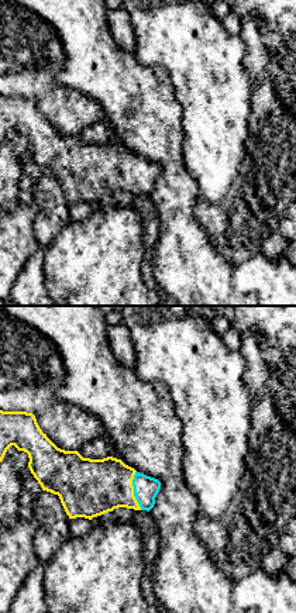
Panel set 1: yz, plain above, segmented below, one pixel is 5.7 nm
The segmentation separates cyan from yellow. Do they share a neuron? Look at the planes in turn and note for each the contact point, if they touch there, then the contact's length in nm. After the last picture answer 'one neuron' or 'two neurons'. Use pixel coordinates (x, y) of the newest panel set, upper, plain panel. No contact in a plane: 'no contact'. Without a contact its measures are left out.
contact (134, 175); length 220 nm

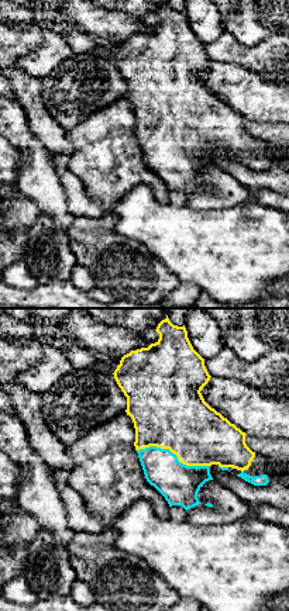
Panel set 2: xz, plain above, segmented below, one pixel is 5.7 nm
contact (174, 138); length 420 nm

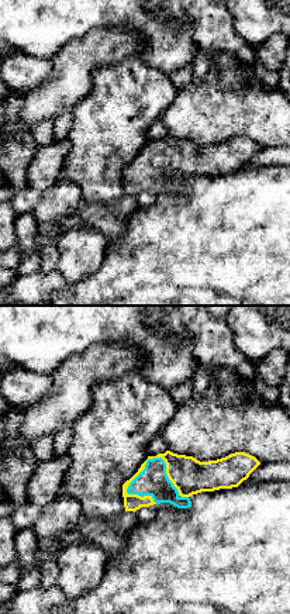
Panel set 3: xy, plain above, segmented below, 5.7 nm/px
contact (162, 144); length 360 nm

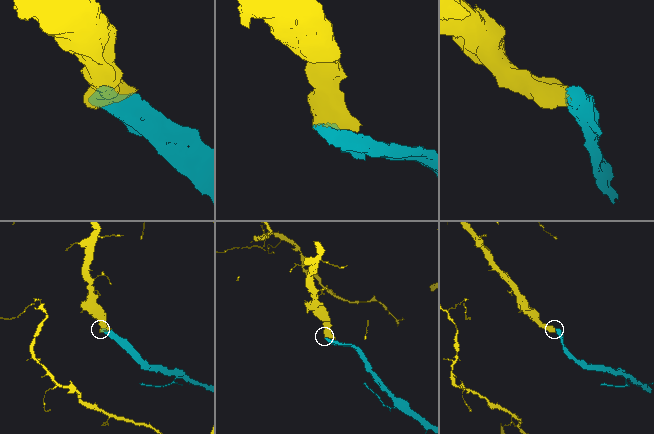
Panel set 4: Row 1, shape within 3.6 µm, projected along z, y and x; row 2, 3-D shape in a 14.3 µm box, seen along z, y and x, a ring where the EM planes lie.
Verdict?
one neuron

